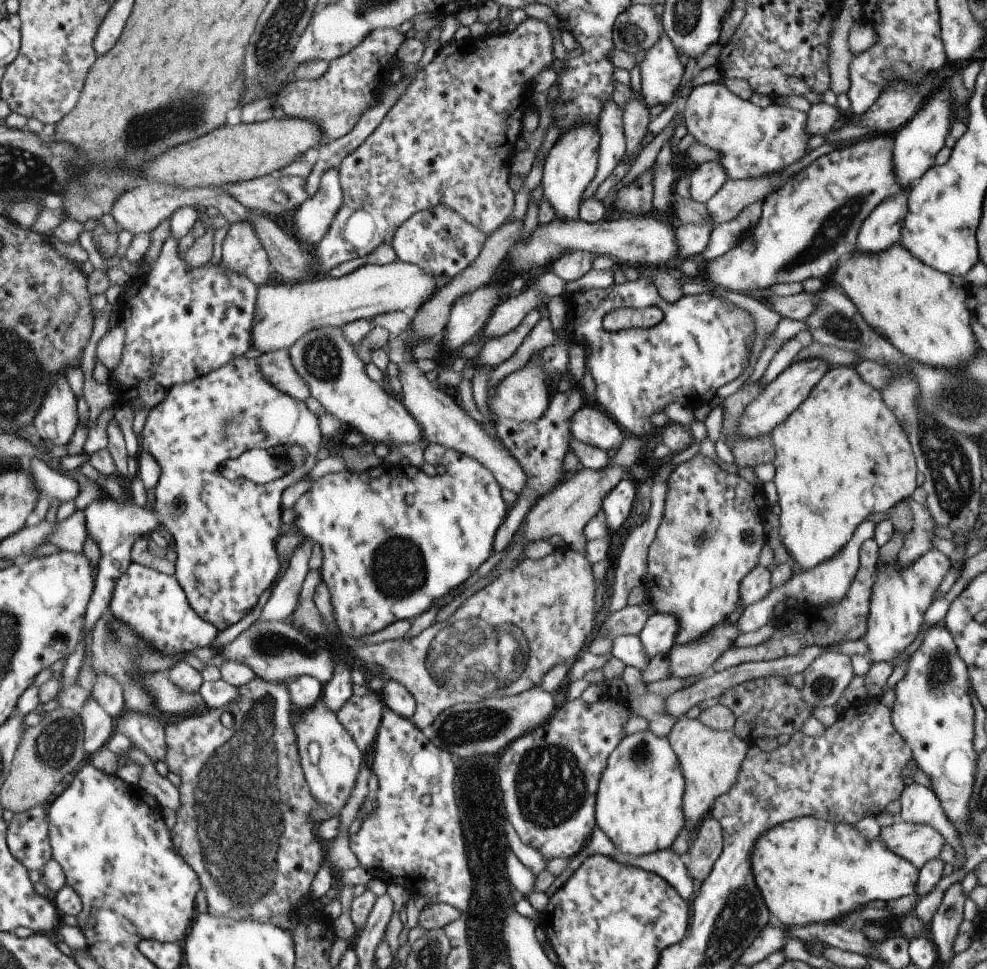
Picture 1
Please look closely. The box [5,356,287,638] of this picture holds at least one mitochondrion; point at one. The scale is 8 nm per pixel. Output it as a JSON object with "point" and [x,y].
{"point":[230,425]}

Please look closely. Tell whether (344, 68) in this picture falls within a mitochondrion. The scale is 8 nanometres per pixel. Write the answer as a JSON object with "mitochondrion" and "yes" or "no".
{"mitochondrion":"no"}

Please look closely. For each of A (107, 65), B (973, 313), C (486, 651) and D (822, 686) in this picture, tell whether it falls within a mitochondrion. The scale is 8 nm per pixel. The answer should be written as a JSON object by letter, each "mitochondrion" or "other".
{"A":"other","B":"other","C":"mitochondrion","D":"mitochondrion"}

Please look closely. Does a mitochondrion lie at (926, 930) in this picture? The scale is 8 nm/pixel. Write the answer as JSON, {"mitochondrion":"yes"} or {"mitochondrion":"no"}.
{"mitochondrion":"no"}

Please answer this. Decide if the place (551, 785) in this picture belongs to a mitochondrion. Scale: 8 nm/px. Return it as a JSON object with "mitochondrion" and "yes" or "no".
{"mitochondrion":"yes"}

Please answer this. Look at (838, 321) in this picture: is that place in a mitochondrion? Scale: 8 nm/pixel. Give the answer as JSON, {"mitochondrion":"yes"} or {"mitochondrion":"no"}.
{"mitochondrion":"yes"}

